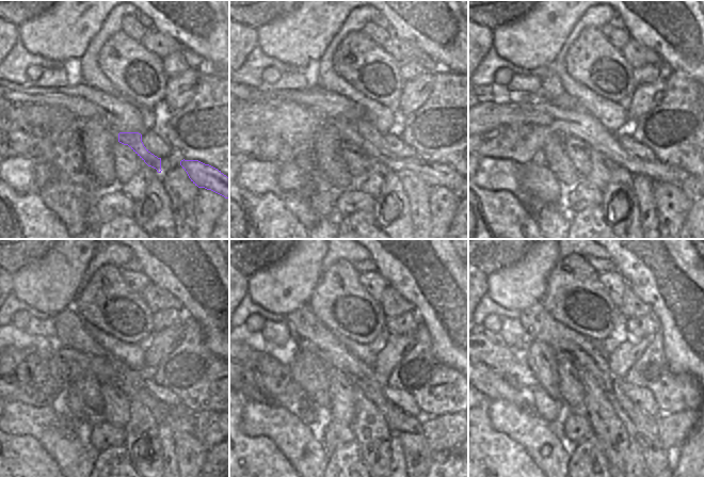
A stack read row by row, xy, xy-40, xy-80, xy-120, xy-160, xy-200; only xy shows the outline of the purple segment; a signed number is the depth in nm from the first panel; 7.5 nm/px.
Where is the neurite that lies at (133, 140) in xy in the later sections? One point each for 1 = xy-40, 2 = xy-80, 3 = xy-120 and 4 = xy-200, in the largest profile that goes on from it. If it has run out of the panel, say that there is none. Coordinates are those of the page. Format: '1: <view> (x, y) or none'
1: xy-40 (363, 134)
2: xy-80 (518, 142)
3: xy-120 (36, 381)
4: xy-200 (509, 380)

